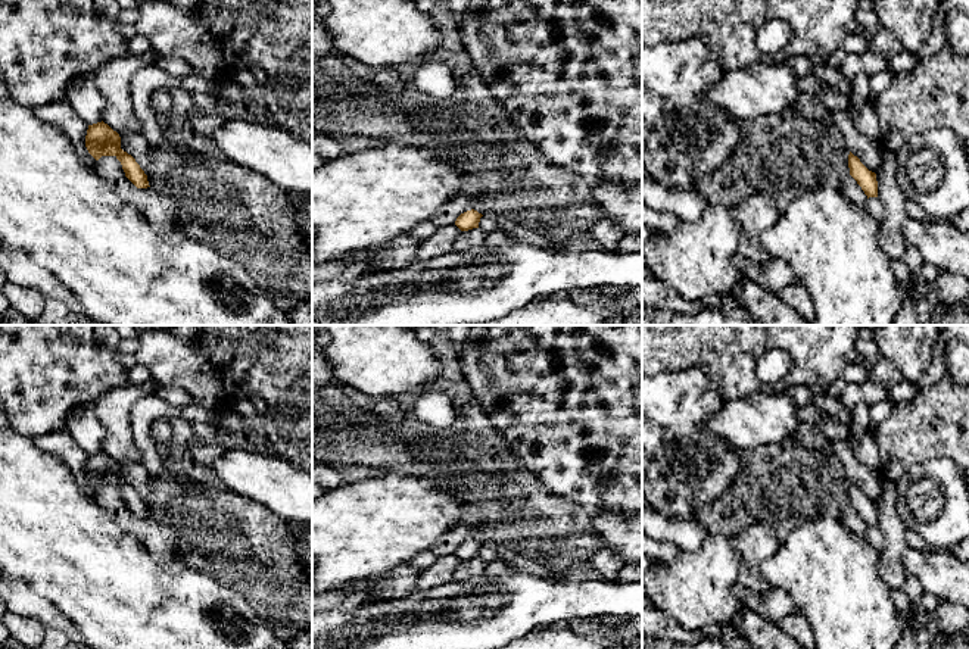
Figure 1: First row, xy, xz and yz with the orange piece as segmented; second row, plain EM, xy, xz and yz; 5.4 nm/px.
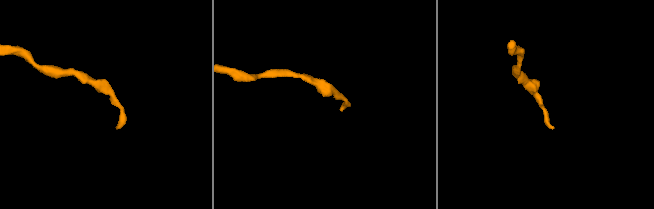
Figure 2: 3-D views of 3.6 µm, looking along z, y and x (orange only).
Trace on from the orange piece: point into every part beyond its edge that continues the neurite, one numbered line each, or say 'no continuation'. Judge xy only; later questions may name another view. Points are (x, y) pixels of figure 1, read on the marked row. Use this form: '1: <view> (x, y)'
no continuation

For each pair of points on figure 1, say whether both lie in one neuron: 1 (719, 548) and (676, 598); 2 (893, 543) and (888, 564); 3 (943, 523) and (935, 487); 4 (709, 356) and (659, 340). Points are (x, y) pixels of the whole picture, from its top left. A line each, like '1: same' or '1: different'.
1: same
2: same
3: same
4: same

